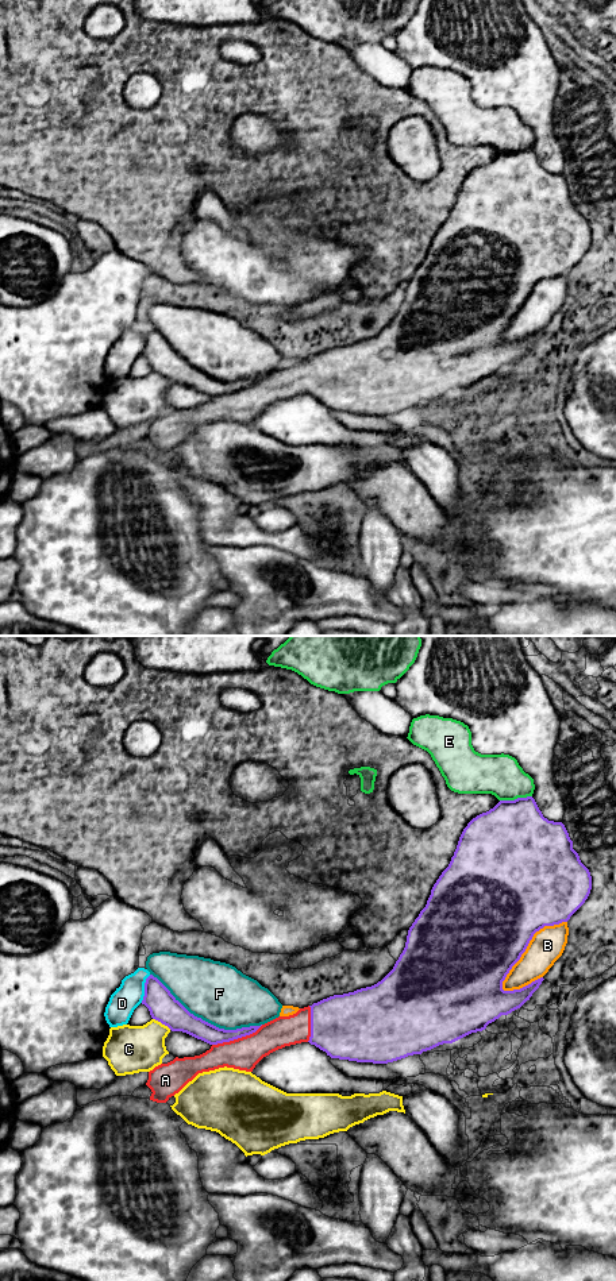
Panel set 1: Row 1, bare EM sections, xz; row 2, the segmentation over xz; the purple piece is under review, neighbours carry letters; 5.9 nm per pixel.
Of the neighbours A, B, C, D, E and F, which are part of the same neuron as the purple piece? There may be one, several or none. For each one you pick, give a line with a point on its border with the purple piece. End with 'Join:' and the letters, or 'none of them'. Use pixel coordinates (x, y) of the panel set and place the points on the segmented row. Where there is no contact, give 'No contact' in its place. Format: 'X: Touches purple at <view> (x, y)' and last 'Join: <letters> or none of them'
A: Touches purple at xz (237, 1038)
Join: A

